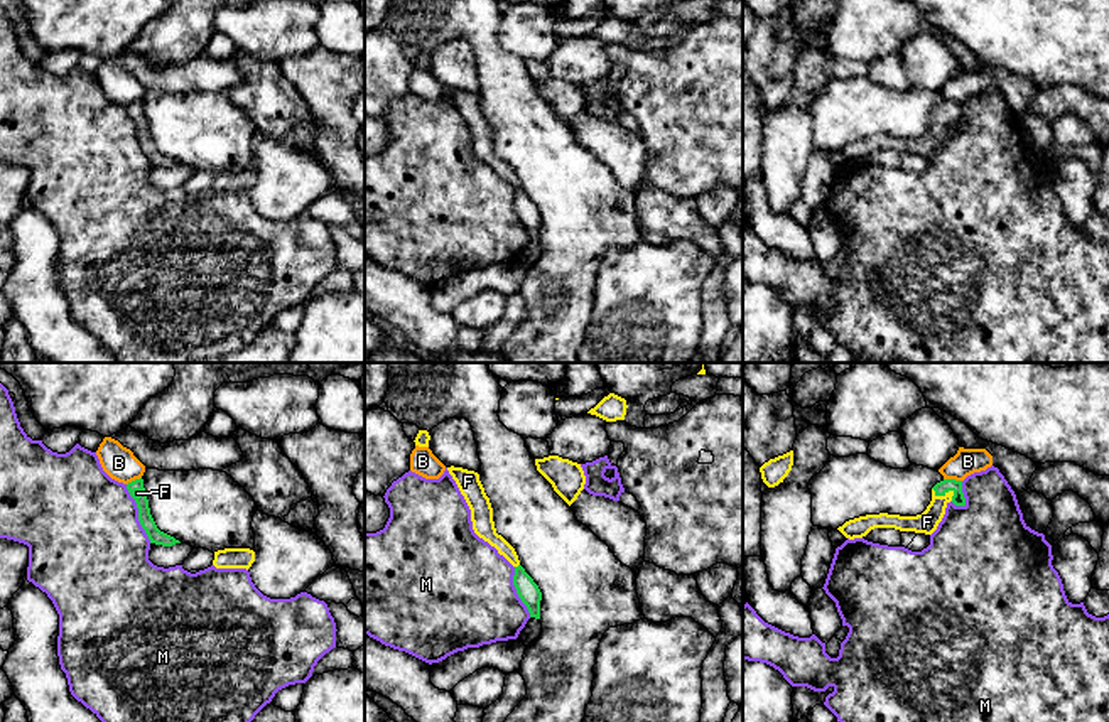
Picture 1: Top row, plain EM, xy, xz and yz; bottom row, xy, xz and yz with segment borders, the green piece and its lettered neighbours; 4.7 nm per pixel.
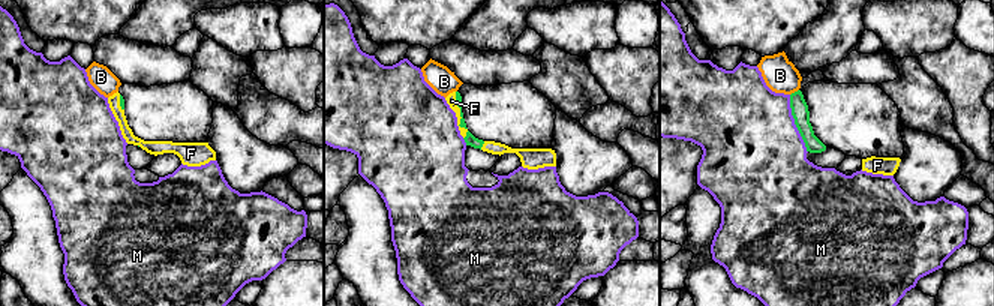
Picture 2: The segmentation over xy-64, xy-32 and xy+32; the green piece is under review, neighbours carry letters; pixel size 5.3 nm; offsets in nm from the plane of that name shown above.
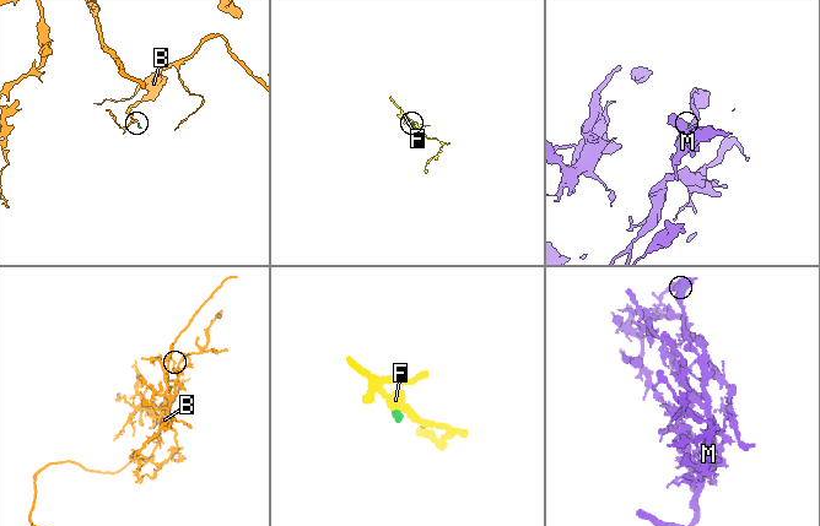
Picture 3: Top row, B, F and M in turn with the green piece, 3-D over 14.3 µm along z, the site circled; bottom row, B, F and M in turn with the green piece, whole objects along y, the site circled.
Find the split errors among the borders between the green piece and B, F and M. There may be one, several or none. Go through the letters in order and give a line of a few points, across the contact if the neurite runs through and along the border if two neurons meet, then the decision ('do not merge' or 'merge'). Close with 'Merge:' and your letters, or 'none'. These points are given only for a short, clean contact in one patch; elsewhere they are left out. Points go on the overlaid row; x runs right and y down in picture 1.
B: line yz (944, 478), (961, 481); do not merge
F: line yz (944, 486), (944, 495), (927, 522); merge
M: do not merge
Merge: F

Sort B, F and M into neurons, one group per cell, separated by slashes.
B / F / M

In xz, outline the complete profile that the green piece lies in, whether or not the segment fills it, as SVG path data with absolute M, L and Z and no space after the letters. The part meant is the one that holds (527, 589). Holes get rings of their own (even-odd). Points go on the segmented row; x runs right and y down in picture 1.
M454 466L447 467L447 471L456 481L461 494L464 496L471 509L474 533L488 542L491 547L495 547L498 553L503 555L515 567L513 585L517 589L517 594L527 606L530 617L540 619L542 592L533 579L520 565L515 548L501 535L496 533L493 508L479 481L479 474Z

